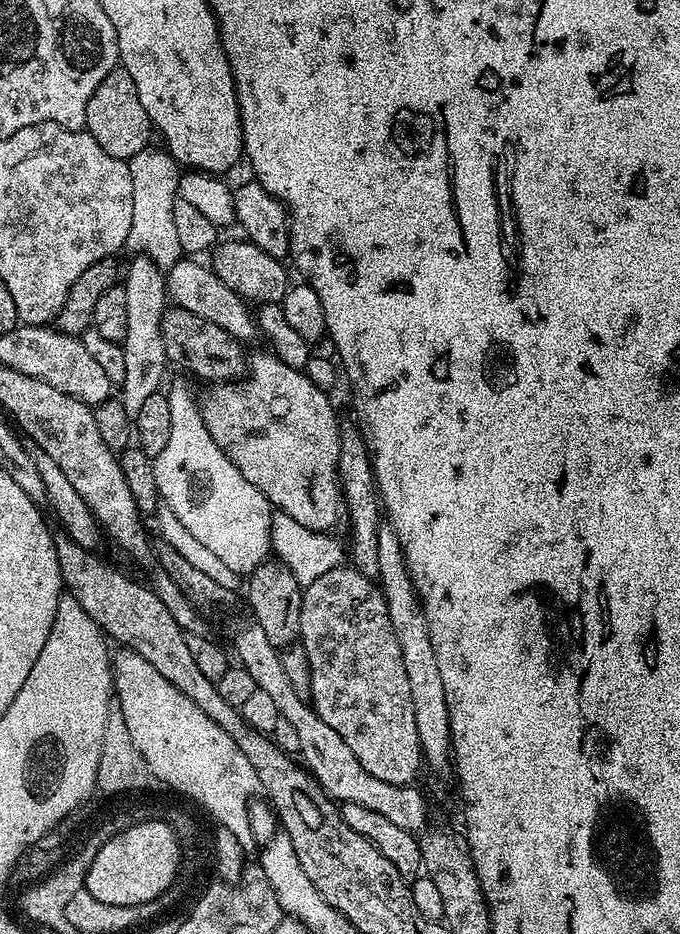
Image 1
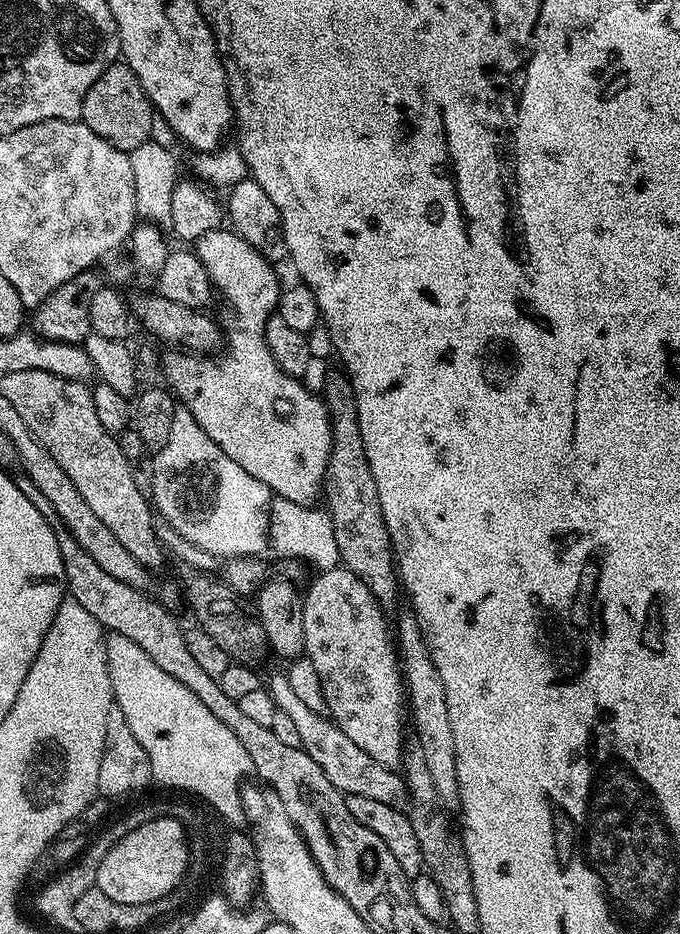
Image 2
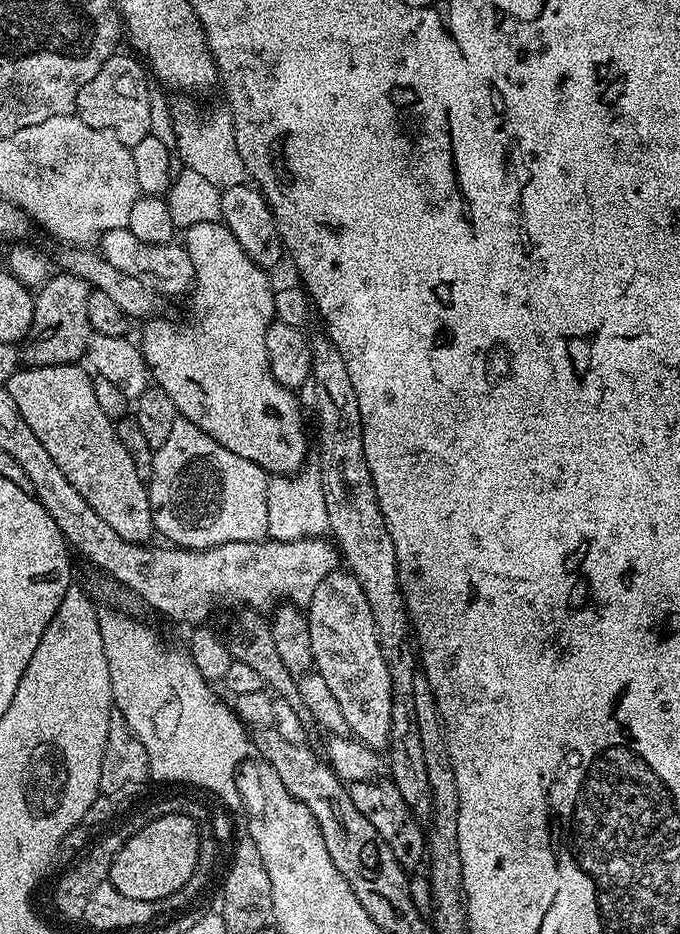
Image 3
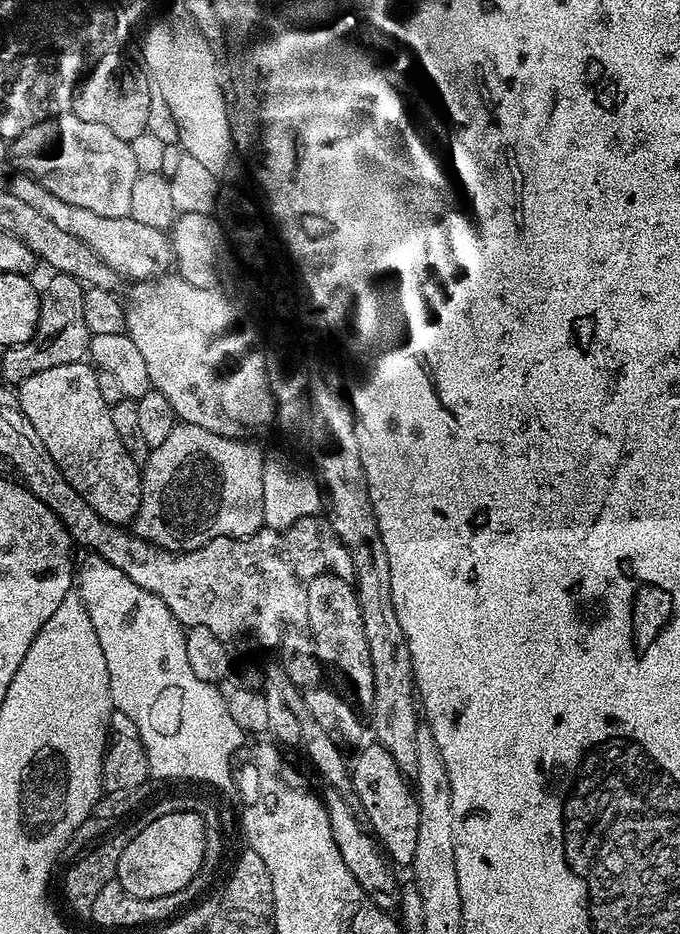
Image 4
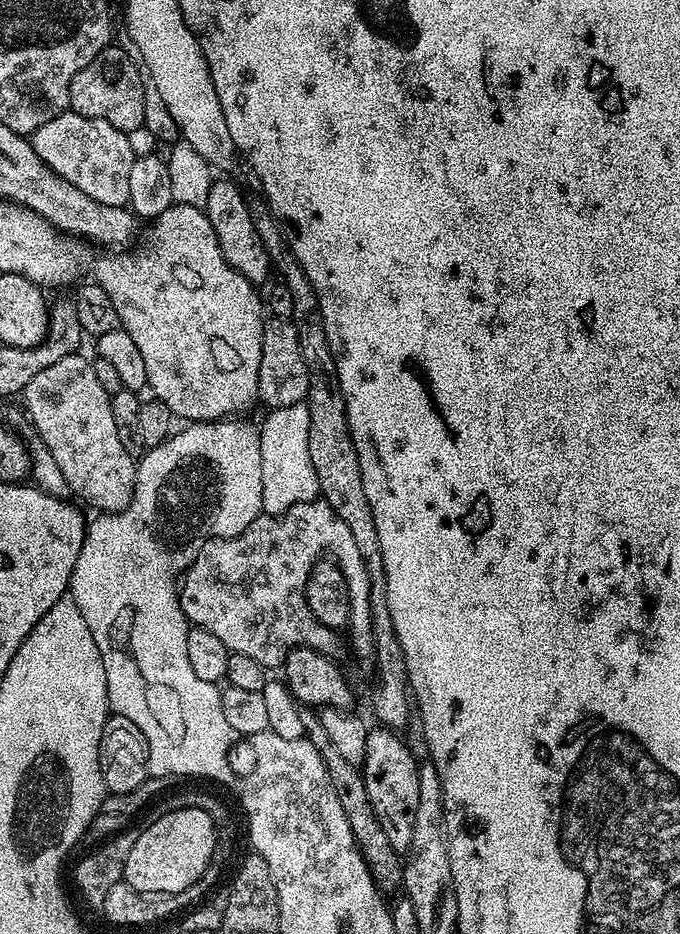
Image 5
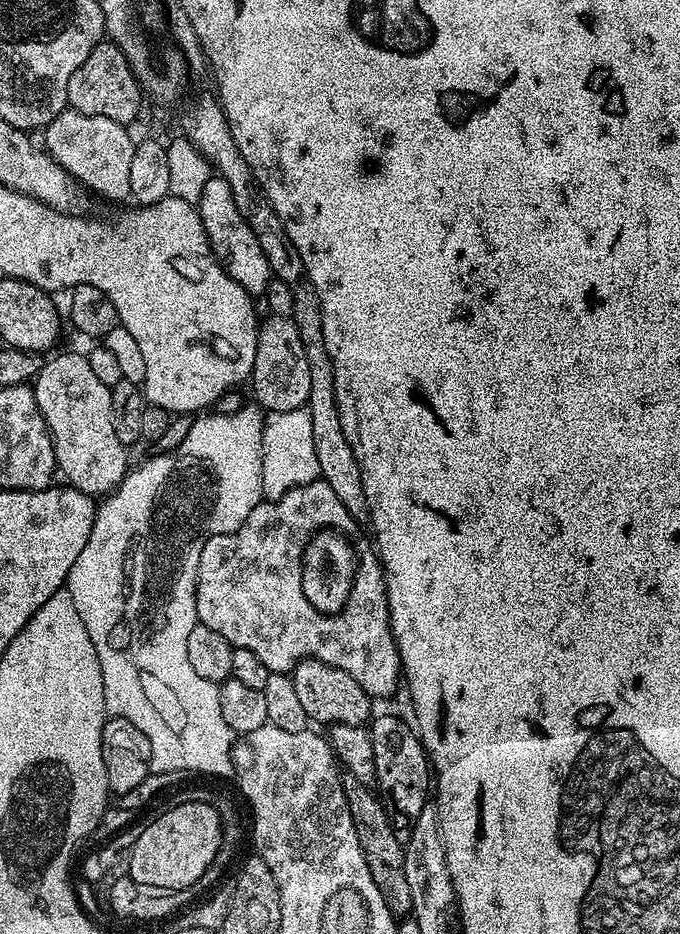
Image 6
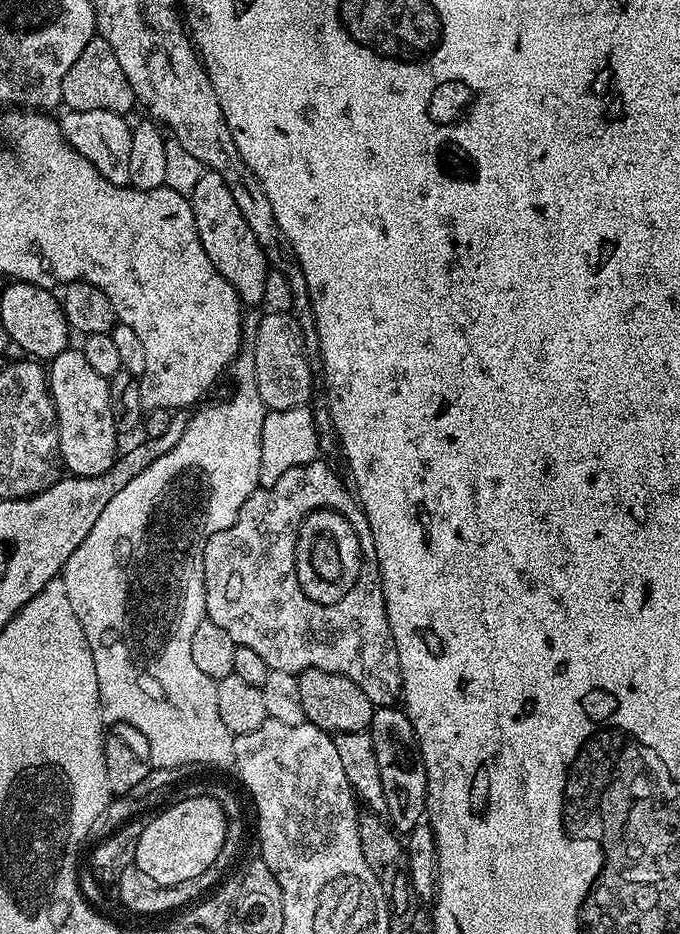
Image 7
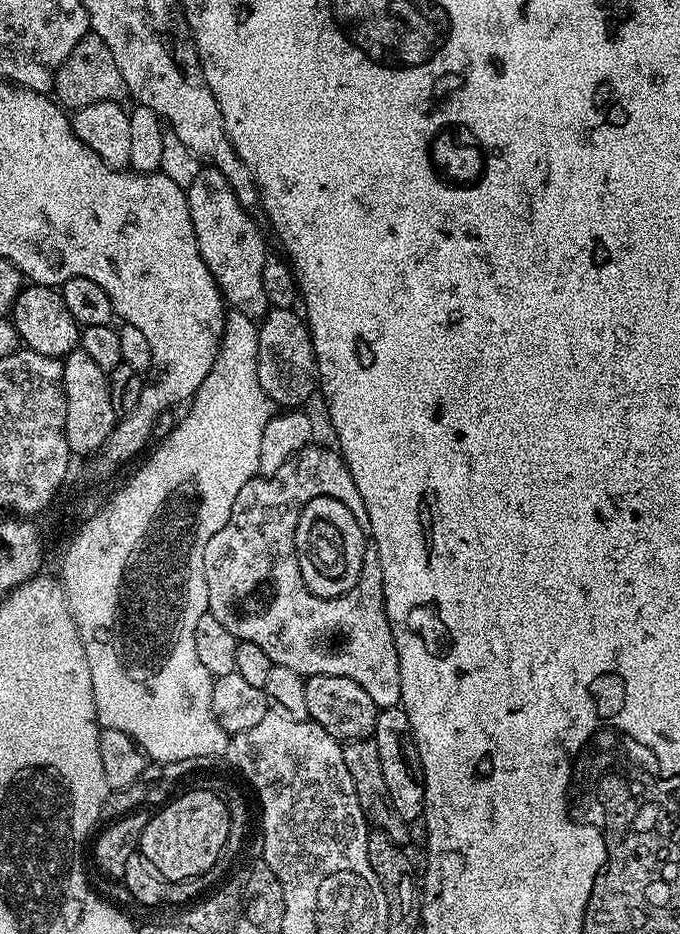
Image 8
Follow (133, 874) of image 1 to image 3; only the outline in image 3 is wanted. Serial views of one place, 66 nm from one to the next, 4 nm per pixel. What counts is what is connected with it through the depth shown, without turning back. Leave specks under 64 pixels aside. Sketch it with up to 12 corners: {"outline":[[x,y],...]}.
{"outline":[[168,813],[118,850],[107,883],[158,900],[202,855],[197,823]]}

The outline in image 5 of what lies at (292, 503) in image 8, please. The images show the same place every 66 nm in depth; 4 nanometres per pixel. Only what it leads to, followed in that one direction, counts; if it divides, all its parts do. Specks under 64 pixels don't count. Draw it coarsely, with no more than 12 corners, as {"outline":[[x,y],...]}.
{"outline":[[323,498],[206,541],[179,585],[189,625],[279,669],[335,653],[304,591],[327,554],[371,661],[372,579]]}

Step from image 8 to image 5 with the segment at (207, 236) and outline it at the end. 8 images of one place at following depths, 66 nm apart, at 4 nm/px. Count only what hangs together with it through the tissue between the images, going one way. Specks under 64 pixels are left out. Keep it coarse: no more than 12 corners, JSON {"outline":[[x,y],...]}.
{"outline":[[213,179],[203,209],[226,262],[260,286],[272,260],[249,201]]}

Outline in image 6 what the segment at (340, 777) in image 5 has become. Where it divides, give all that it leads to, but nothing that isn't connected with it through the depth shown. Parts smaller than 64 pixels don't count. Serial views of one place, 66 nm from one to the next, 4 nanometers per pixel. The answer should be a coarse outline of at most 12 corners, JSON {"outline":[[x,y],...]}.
{"outline":[[350,775],[342,790],[374,886],[392,916],[411,913],[404,845],[379,795]]}

